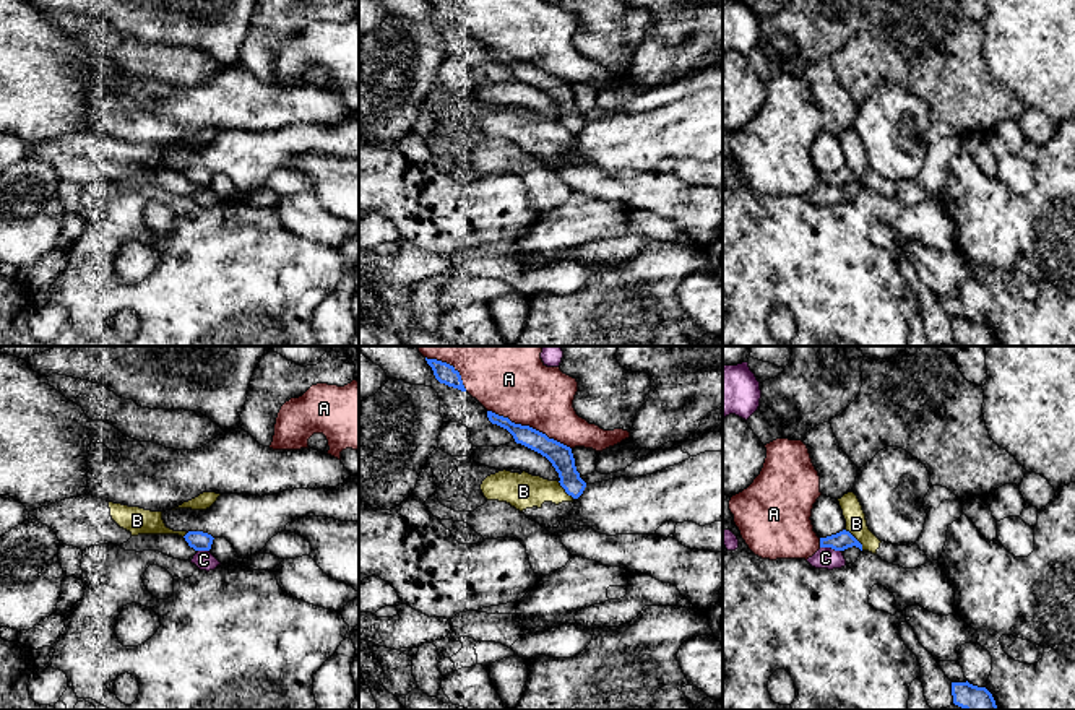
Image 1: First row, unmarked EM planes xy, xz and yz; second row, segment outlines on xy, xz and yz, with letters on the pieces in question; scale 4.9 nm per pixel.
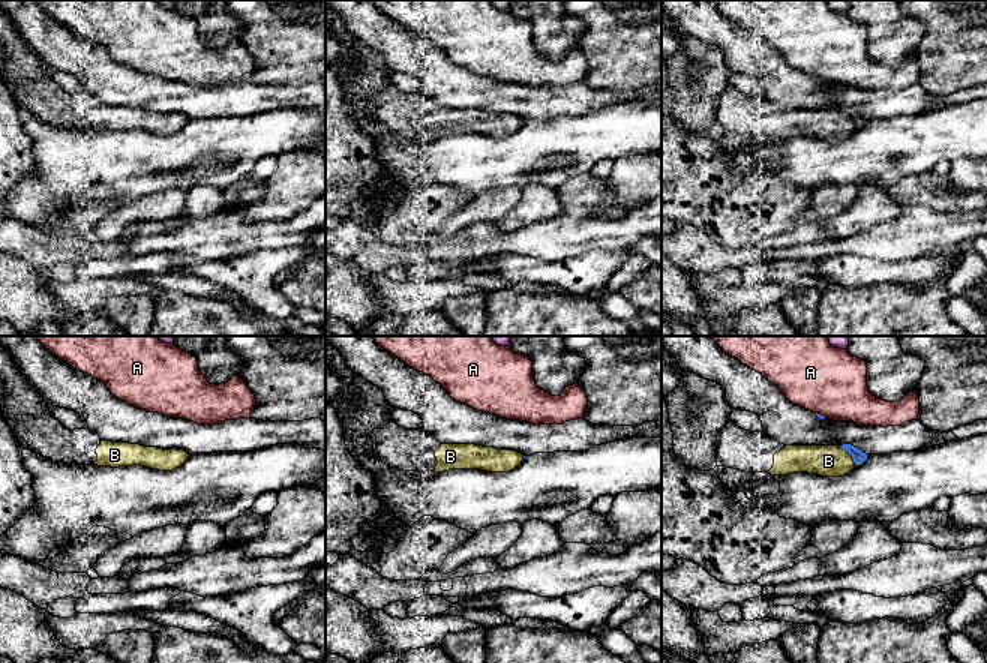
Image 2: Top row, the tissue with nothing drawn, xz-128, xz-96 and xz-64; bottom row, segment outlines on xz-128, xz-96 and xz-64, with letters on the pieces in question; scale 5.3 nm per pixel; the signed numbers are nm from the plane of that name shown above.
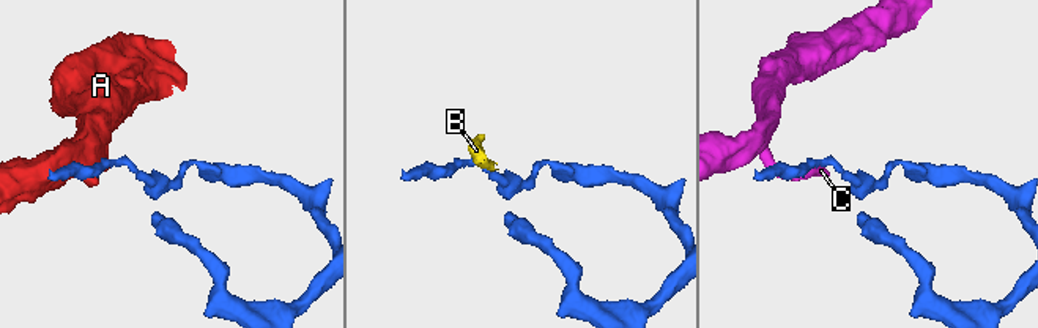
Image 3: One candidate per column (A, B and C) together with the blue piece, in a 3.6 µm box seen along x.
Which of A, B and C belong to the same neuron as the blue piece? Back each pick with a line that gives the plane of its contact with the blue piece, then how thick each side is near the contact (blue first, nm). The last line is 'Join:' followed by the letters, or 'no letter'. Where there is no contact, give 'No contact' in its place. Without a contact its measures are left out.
Join: no letter

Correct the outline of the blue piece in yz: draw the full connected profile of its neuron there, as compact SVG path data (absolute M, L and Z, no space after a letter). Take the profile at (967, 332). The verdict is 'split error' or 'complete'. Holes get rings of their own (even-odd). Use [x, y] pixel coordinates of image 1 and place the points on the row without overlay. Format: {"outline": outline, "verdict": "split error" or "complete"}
{"outline": "M952 318L953 340L965 346L997 346L992 330L986 323Z", "verdict": "complete"}

